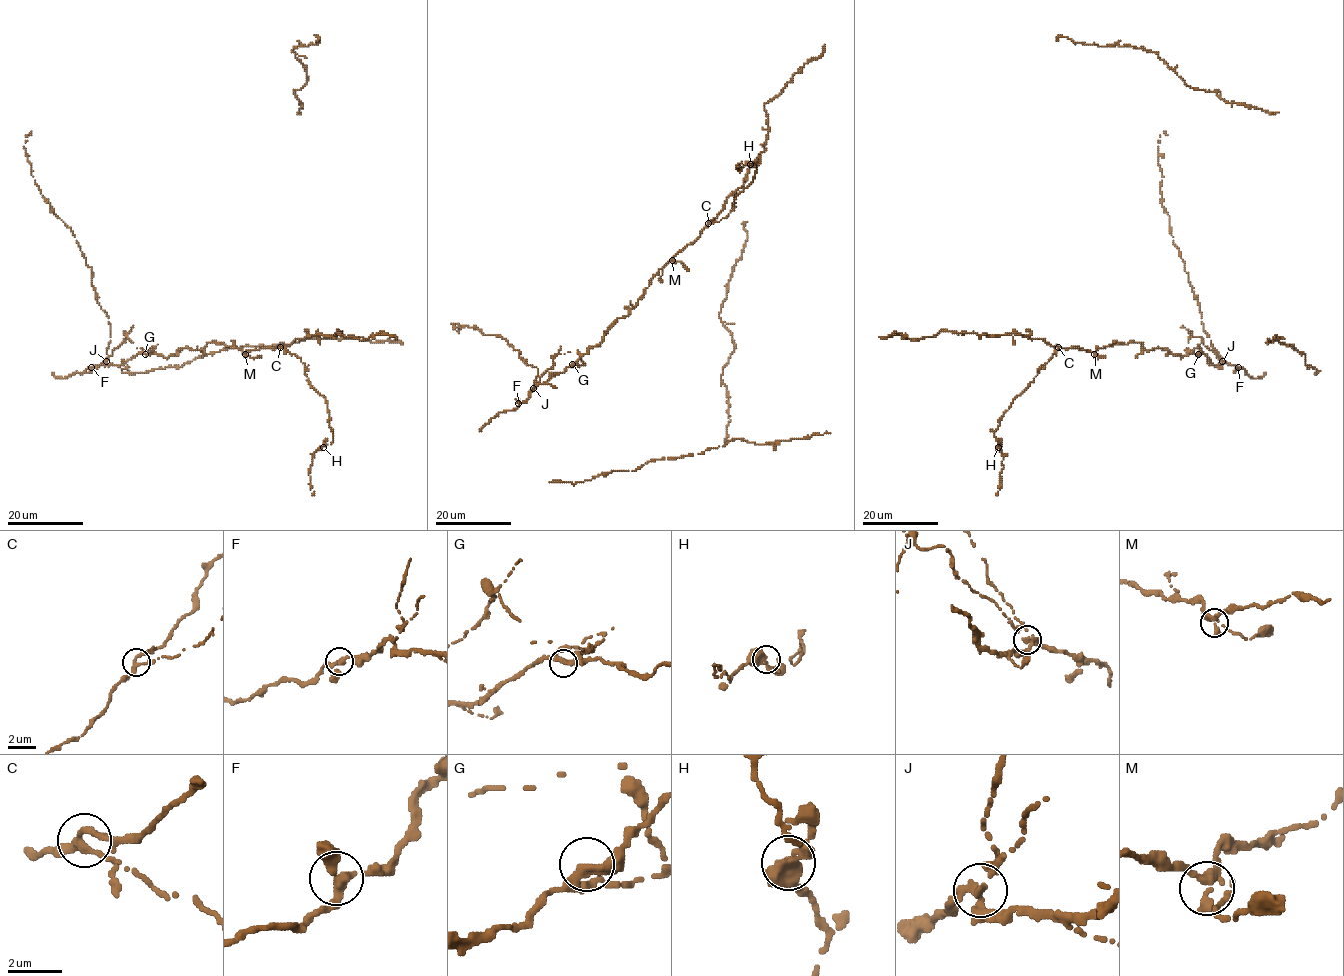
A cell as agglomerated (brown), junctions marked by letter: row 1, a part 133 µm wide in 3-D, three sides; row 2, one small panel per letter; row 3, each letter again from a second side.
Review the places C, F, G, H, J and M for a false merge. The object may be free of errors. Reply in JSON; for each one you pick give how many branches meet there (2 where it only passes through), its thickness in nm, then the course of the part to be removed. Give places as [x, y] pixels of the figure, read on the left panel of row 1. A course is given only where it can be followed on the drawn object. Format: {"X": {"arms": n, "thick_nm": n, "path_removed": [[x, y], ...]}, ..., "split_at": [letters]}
{"J": {"arms": 3, "thick_nm": 280, "path_removed": [[106, 362], [107, 314], [70, 229], [31, 175], [24, 148], [31, 135]]}, "split_at": ["J"]}

